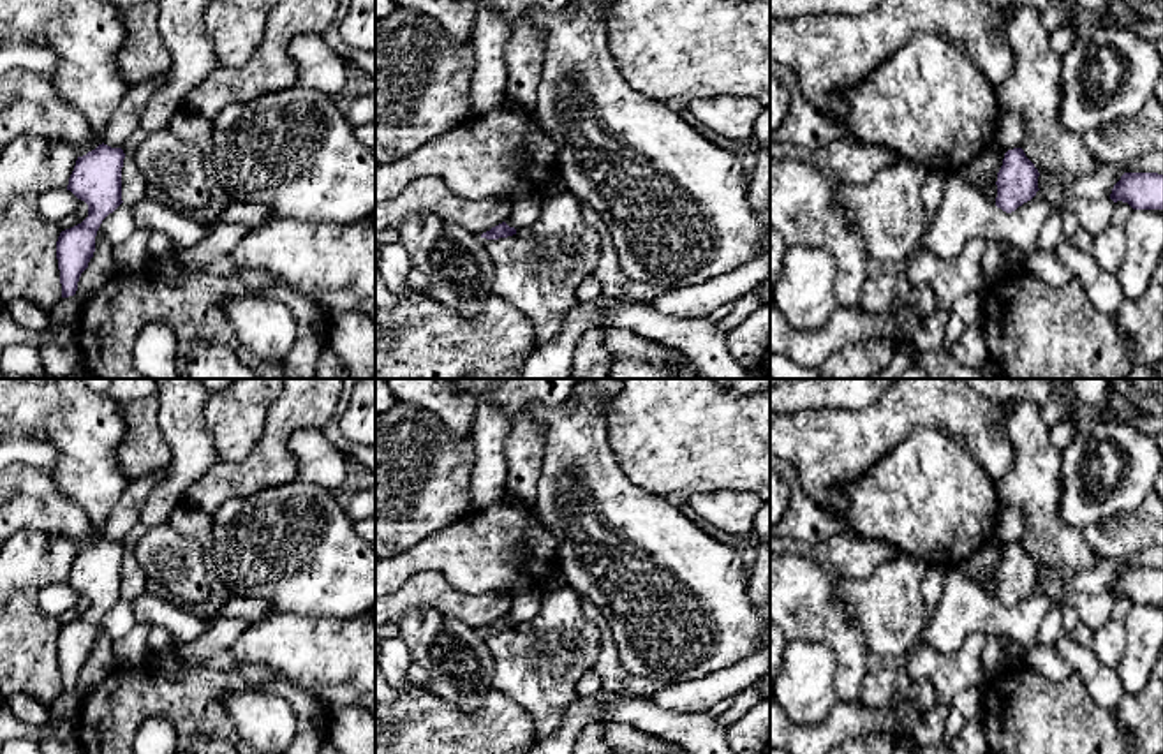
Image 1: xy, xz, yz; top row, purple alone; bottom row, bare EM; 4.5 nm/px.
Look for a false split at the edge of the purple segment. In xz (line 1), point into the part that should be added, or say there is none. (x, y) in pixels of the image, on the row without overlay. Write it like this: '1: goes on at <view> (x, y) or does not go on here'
1: does not go on here

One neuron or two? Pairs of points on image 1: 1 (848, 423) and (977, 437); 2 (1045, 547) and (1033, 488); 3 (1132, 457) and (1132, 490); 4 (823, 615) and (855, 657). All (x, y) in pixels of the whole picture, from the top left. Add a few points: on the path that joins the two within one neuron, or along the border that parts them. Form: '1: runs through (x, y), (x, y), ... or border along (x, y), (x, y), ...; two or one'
1: runs through (880, 423), (894, 416), (945, 416); one
2: runs through (1045, 532), (1040, 502); one
3: runs through (1132, 465), (1132, 481); one
4: runs through (832, 626), (850, 647); one

